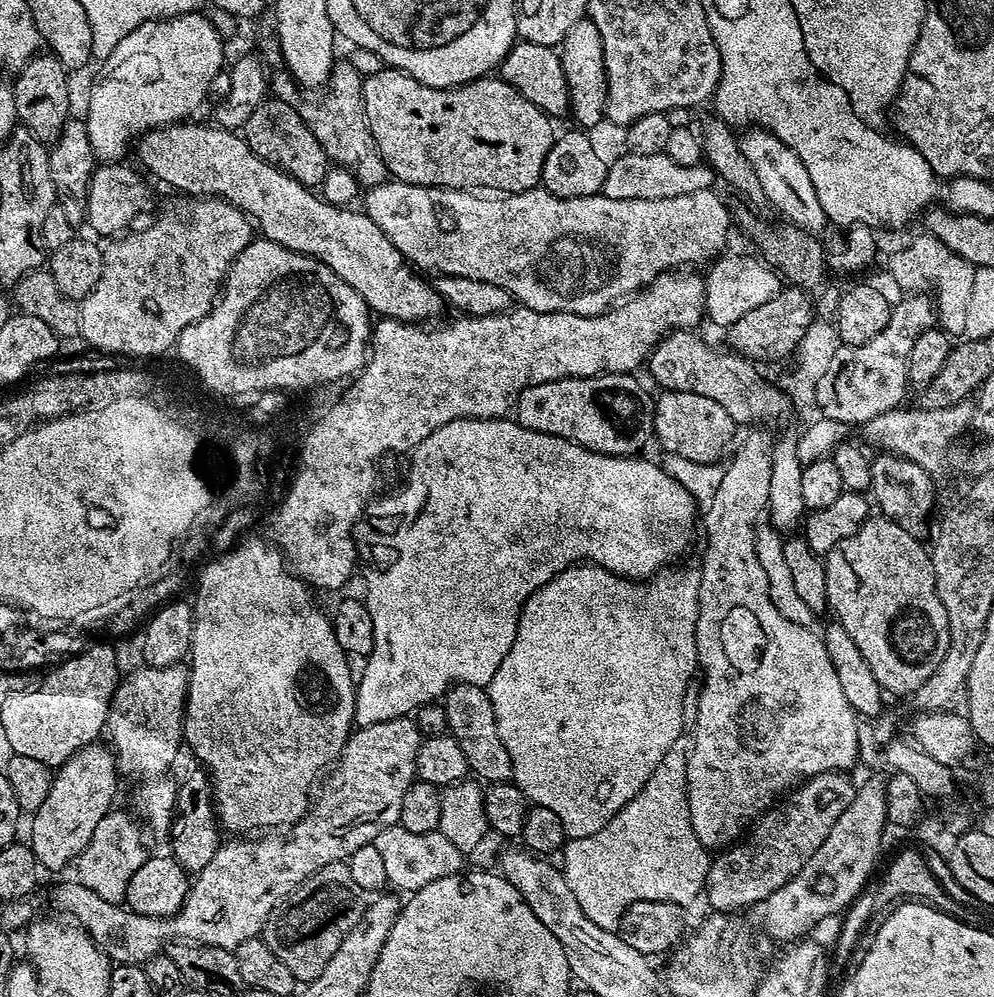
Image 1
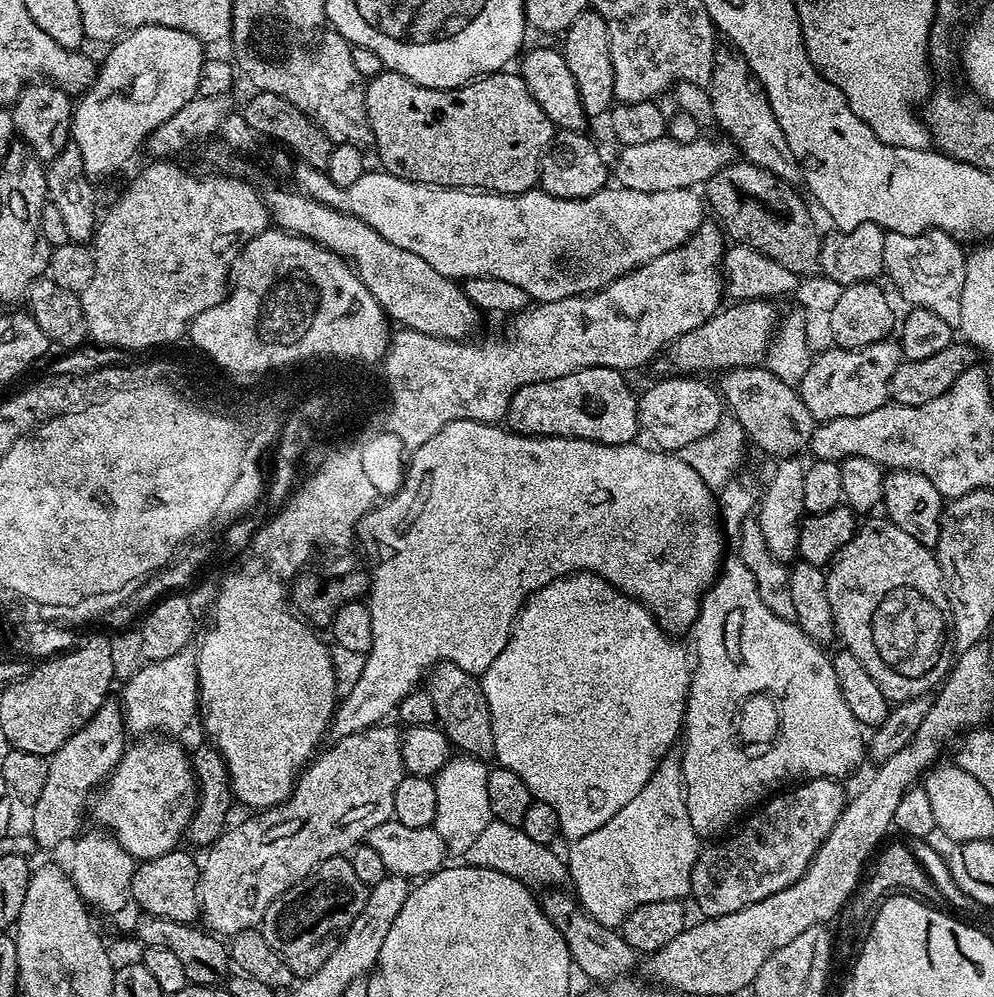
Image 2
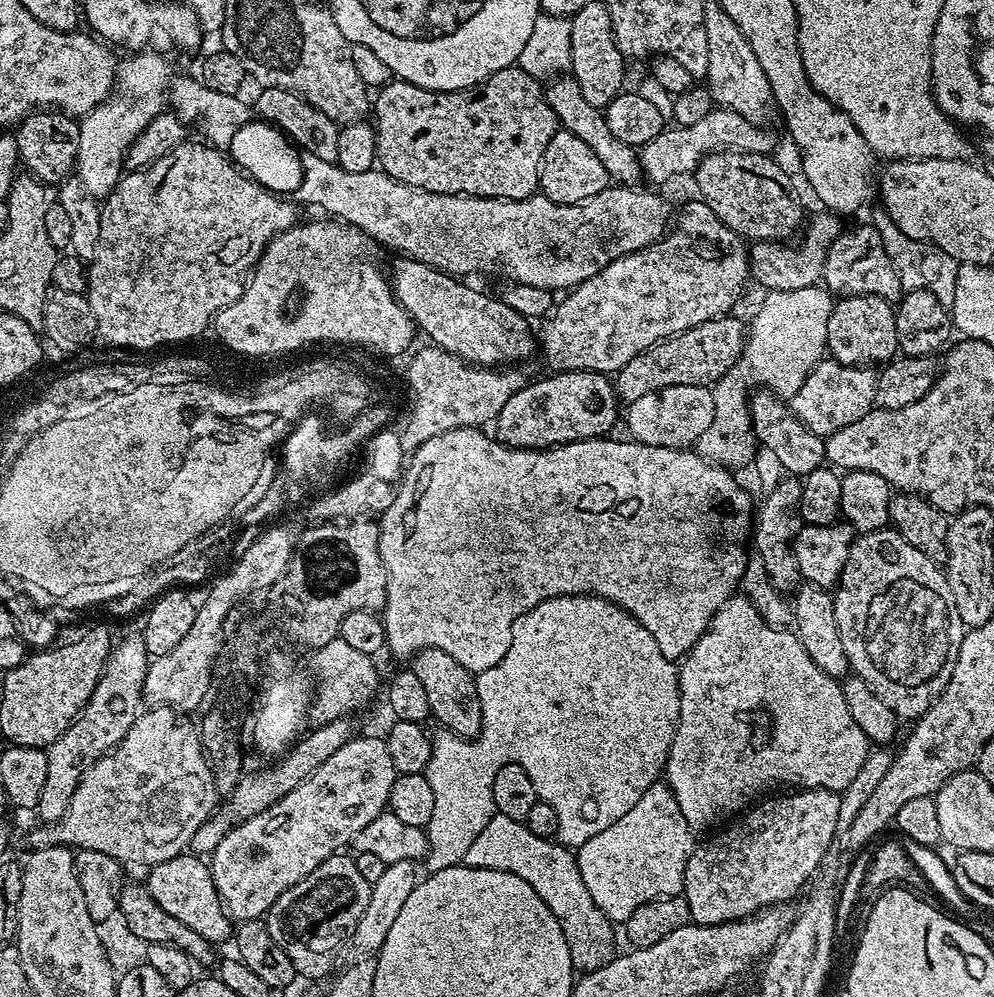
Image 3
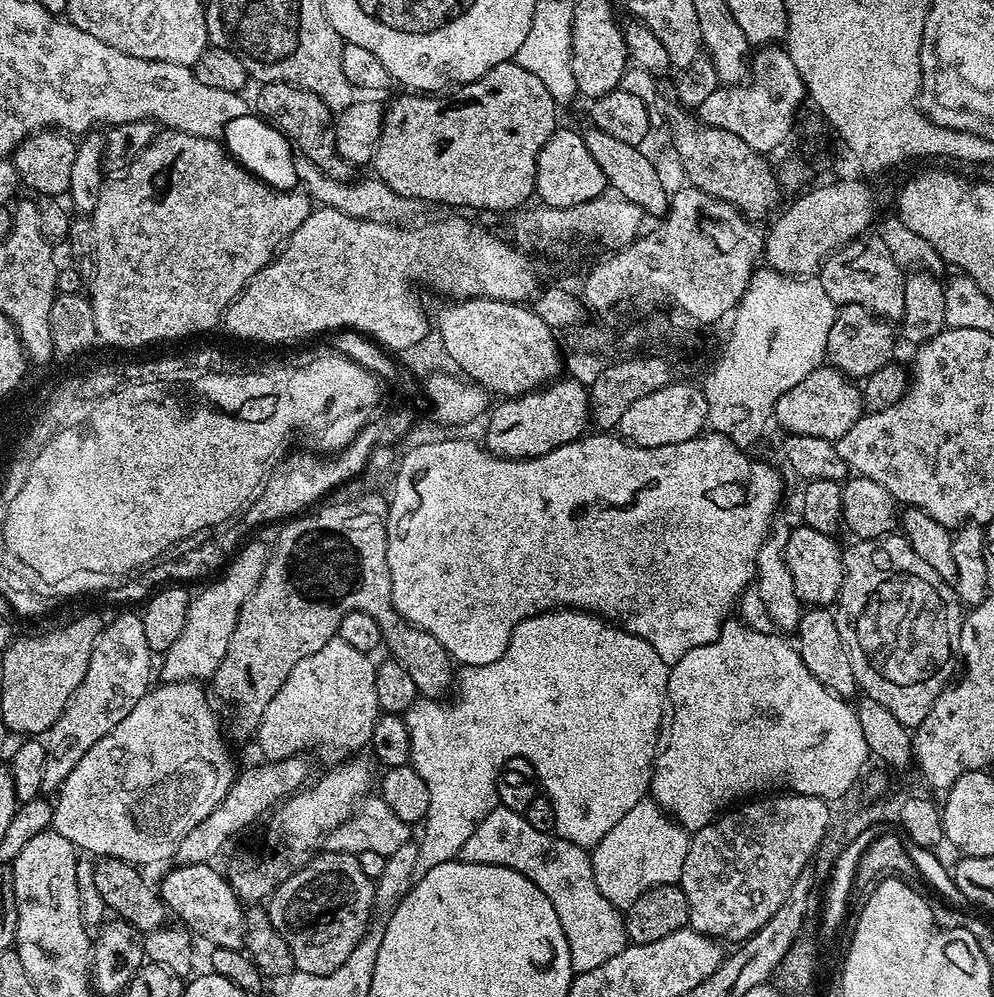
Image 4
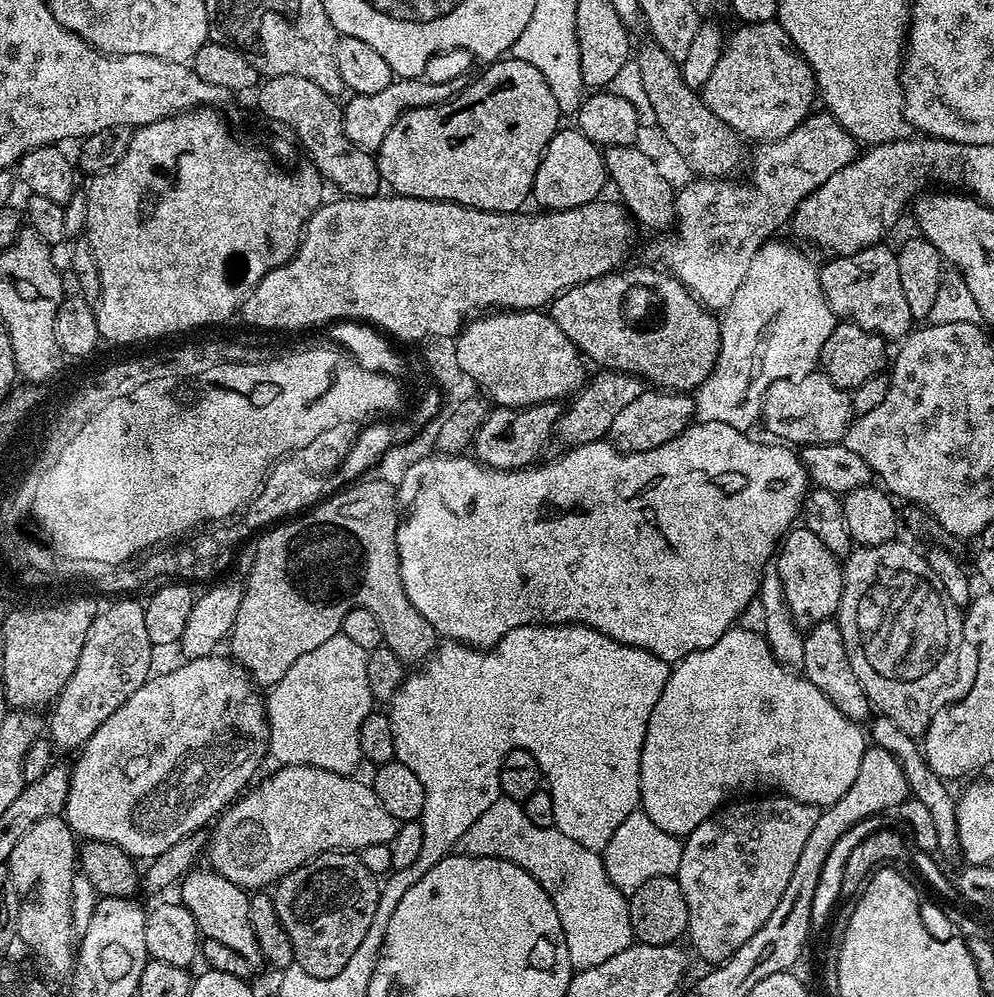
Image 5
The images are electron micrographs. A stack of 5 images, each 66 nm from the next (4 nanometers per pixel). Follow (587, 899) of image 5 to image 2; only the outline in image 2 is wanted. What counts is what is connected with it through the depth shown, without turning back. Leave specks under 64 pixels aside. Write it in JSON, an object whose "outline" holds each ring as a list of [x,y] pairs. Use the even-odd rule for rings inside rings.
{"outline":[[[493,818],[473,835],[470,850],[464,852],[463,859],[471,867],[498,870],[502,874],[510,874],[518,878],[523,884],[529,886],[537,886],[536,884],[560,886],[556,884],[565,883],[568,880],[568,869],[565,861],[561,857],[559,860],[552,851],[549,845],[532,841],[523,827]]]}

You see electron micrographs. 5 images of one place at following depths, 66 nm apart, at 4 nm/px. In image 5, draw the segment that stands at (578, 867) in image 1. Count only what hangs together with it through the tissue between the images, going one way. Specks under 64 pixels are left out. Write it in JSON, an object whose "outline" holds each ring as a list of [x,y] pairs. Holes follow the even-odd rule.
{"outline":[[[642,810],[631,812],[610,834],[610,842],[602,850],[604,866],[610,882],[619,892],[631,894],[642,886],[642,882],[650,882],[650,878],[662,878],[663,876],[675,876],[678,866],[682,862],[682,850],[684,845],[681,837],[666,834],[666,830],[658,830],[654,822]]]}

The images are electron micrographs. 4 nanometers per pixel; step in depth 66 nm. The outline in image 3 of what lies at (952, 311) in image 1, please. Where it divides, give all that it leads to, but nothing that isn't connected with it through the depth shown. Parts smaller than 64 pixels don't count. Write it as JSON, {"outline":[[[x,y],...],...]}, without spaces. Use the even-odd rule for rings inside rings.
{"outline":[[[876,204],[876,207],[871,210],[869,223],[872,228],[877,230],[879,238],[882,239],[883,249],[886,250],[886,256],[890,258],[891,265],[894,266],[895,273],[898,274],[901,289],[903,291],[927,289],[945,307],[951,307],[954,300],[954,287],[957,282],[959,261],[951,258],[950,254],[946,254],[936,244],[910,238],[908,234],[903,234],[883,205]]]}

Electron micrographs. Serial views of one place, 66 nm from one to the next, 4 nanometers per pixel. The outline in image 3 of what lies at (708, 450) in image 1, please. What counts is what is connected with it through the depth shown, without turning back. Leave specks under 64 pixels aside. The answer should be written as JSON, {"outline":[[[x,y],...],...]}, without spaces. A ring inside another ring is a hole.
{"outline":[[[672,385],[627,405],[626,424],[633,441],[663,448],[685,448],[695,443],[714,418],[712,388],[700,385]]]}

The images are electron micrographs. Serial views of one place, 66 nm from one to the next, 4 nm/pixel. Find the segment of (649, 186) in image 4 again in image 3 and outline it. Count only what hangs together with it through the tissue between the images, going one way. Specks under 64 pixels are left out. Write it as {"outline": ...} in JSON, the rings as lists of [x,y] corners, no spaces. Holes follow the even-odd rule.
{"outline":[[[561,74],[549,79],[544,88],[544,97],[550,110],[554,110],[557,125],[565,132],[578,134],[578,138],[582,138],[582,142],[586,142],[586,146],[590,146],[590,150],[598,154],[602,166],[606,166],[609,181],[620,186],[636,186],[641,183],[642,173],[637,149],[633,145],[622,142],[622,138],[614,138],[614,134],[610,134],[610,126],[606,126],[603,111],[586,102],[582,89],[572,75]]]}

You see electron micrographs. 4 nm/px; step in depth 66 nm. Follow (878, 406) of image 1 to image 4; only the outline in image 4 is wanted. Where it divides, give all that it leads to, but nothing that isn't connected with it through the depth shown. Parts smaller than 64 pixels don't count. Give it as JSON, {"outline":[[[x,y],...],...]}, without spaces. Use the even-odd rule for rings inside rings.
{"outline":[[[821,366],[806,374],[798,386],[786,390],[786,394],[778,398],[774,420],[785,428],[785,433],[793,436],[809,436],[835,442],[842,438],[842,434],[846,434],[846,430],[850,430],[850,426],[854,426],[854,422],[858,422],[865,411],[861,385],[837,368]]]}

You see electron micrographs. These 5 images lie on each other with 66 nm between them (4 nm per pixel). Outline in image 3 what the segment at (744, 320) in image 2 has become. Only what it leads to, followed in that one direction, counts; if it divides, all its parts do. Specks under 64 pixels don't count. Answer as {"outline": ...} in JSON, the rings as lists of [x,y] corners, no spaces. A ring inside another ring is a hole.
{"outline":[[[726,314],[669,336],[655,346],[648,348],[619,369],[613,377],[613,388],[617,399],[630,405],[641,397],[672,385],[700,385],[711,387],[736,364],[744,348],[746,326]]]}

